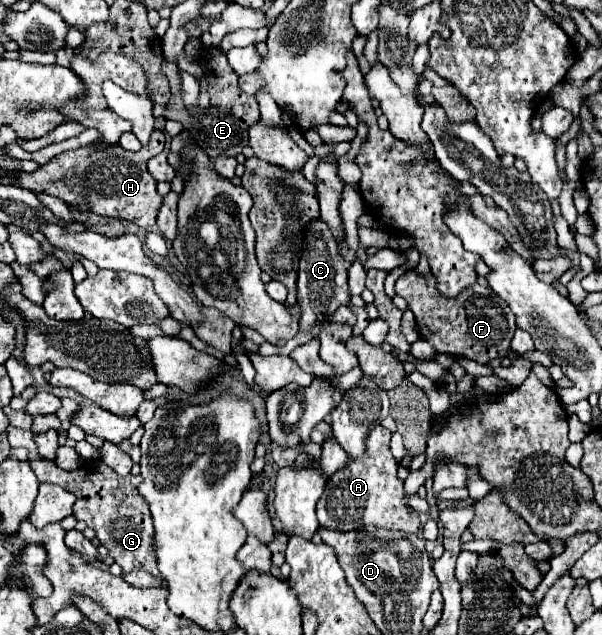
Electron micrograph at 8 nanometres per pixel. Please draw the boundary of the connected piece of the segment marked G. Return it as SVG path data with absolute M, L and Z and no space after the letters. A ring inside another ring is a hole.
M32 461L30 465L40 483L60 485L76 495L74 517L96 531L98 541L108 549L108 555L114 559L114 563L122 567L124 573L134 569L146 569L152 575L162 577L156 567L156 553L152 549L154 525L150 509L138 493L138 485L142 483L140 477L120 477L102 461L86 463L76 471L64 471L50 461Z

